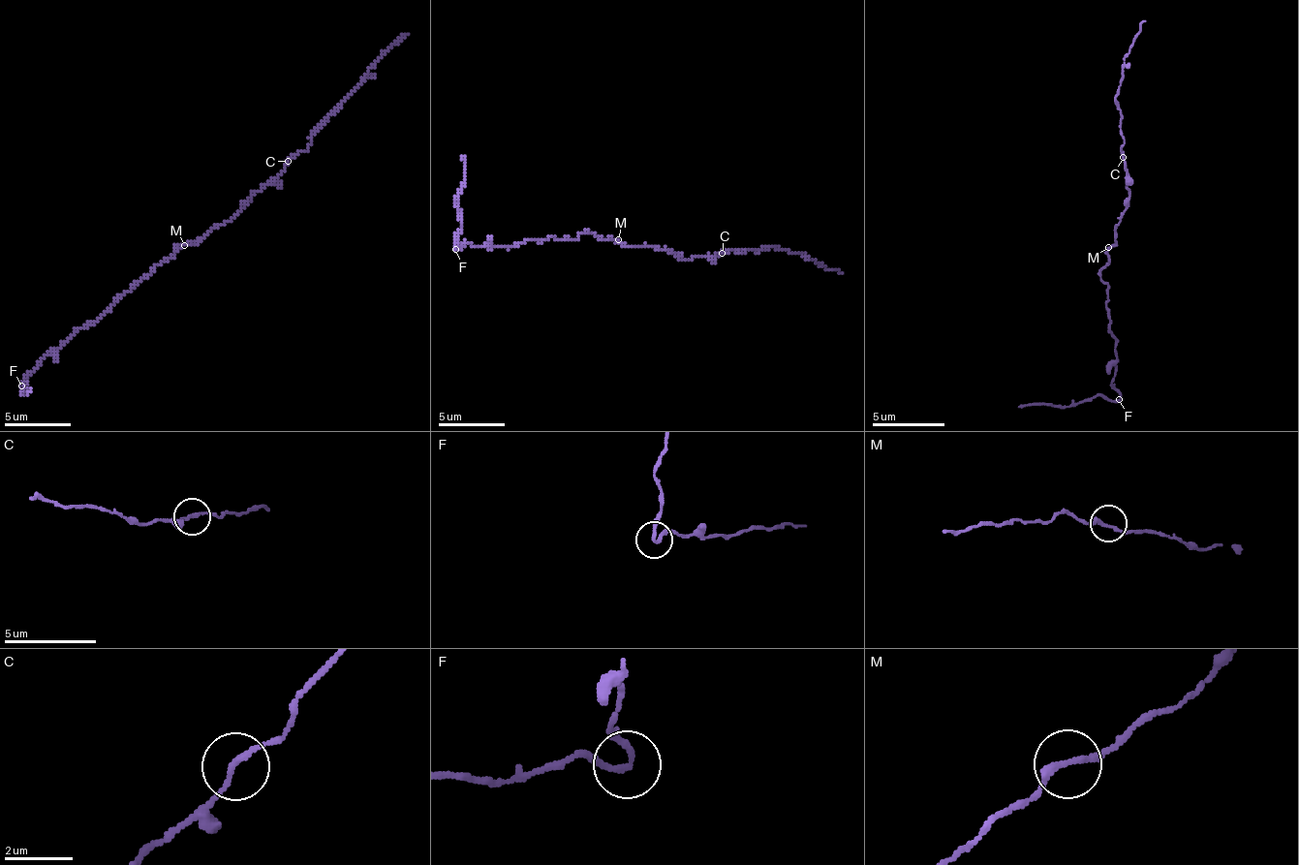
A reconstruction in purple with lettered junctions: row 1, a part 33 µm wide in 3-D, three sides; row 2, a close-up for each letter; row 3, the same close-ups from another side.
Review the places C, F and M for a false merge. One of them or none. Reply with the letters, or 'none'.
F

